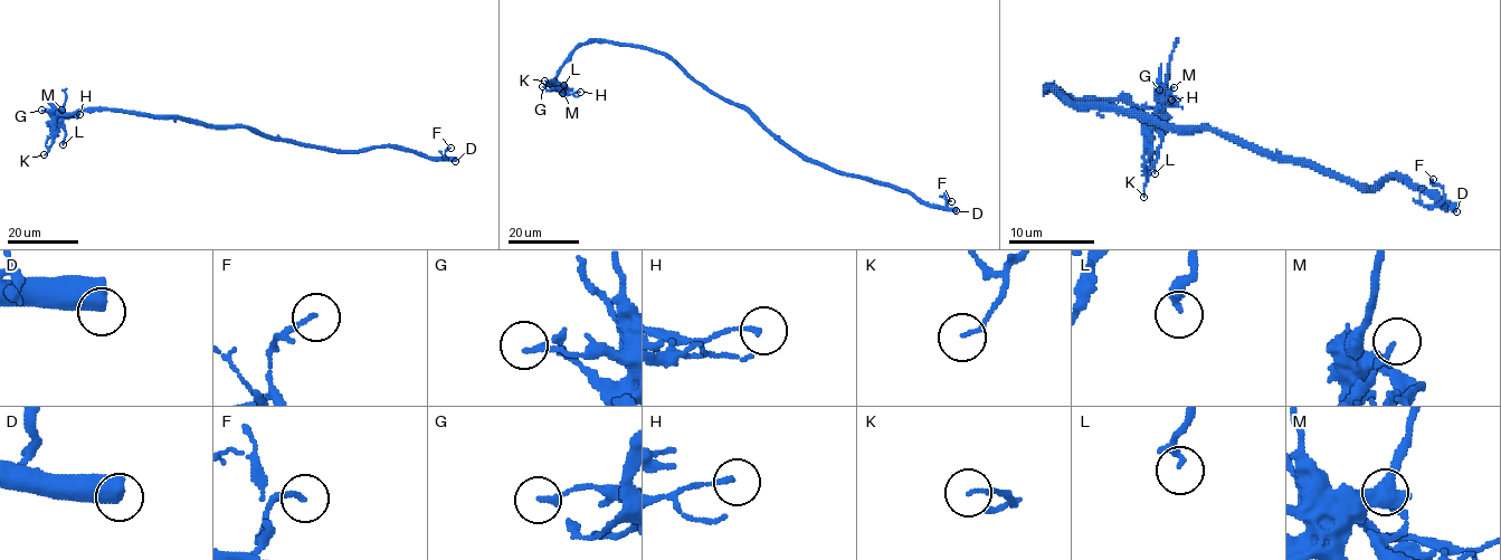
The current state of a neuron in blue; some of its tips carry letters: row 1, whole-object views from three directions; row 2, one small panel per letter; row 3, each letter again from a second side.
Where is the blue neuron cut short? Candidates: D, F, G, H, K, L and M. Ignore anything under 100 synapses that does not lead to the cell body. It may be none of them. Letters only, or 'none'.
D

